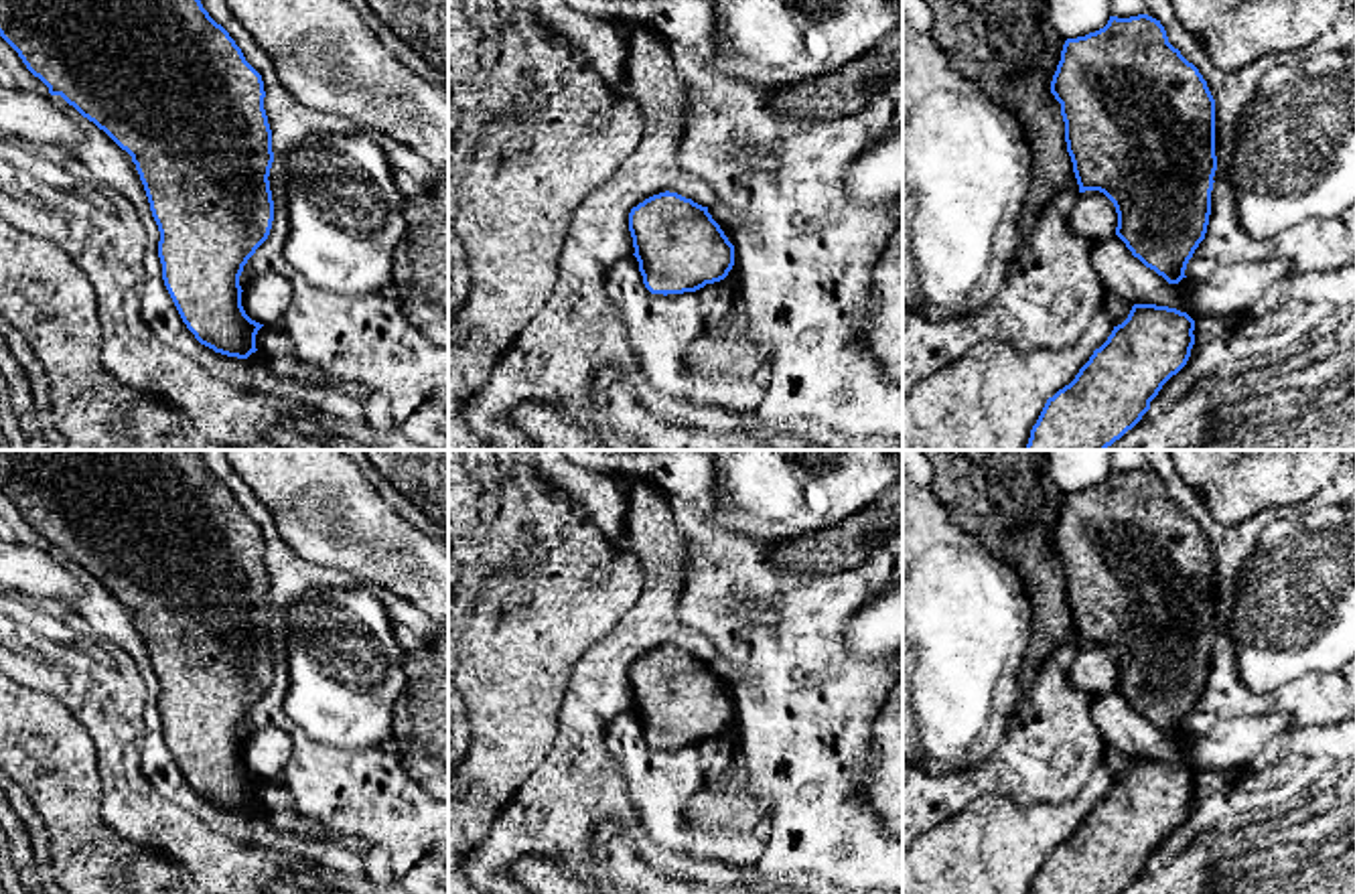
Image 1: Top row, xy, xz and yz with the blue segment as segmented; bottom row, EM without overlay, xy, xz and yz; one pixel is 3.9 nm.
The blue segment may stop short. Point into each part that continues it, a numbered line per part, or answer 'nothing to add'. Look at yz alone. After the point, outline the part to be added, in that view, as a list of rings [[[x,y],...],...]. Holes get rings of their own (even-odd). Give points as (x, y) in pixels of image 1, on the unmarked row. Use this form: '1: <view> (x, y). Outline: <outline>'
nothing to add

